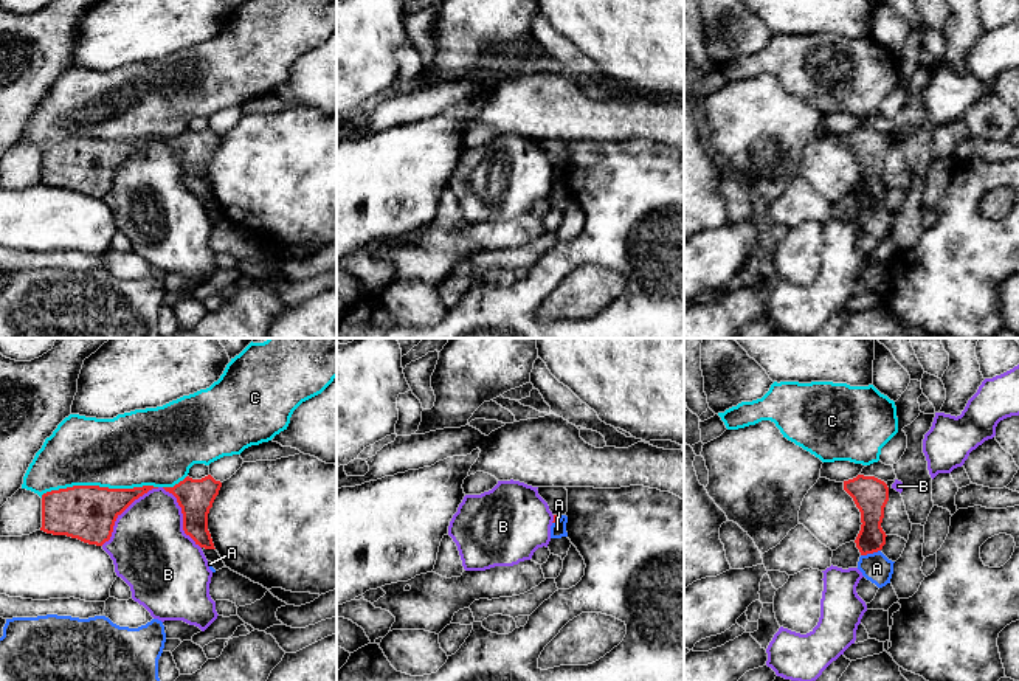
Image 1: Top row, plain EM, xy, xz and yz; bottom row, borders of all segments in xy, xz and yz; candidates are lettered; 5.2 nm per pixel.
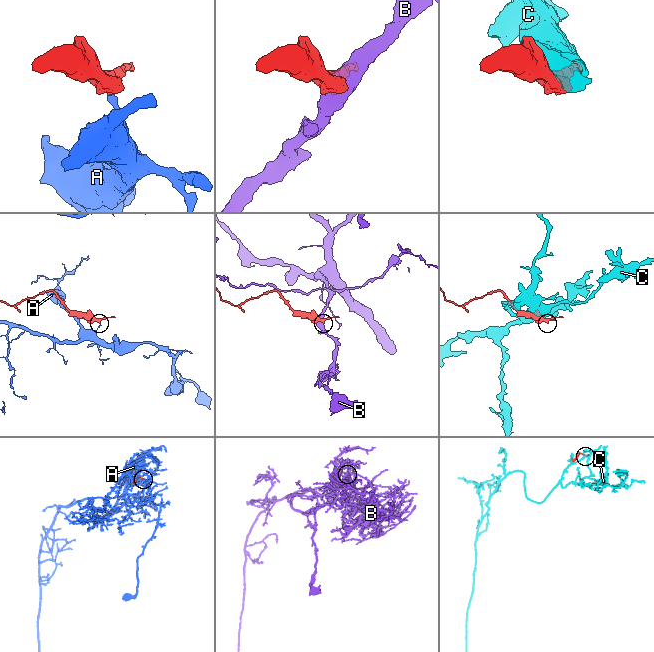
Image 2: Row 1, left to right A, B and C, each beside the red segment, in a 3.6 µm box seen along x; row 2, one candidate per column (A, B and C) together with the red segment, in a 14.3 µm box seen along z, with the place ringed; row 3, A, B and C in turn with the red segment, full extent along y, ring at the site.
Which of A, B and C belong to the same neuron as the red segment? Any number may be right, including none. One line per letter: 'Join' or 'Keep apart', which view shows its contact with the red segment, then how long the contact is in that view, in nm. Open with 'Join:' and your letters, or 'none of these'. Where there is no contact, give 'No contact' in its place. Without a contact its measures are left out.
Join: none of these
A: Keep apart. Touches red in yz. Shared border 110 nm
B: Keep apart. Touches red in xy. Shared border 420 nm
C: Keep apart. Touches red in xy. Shared border 600 nm

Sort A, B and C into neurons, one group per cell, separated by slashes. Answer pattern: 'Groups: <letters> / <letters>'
Groups: A / B / C

